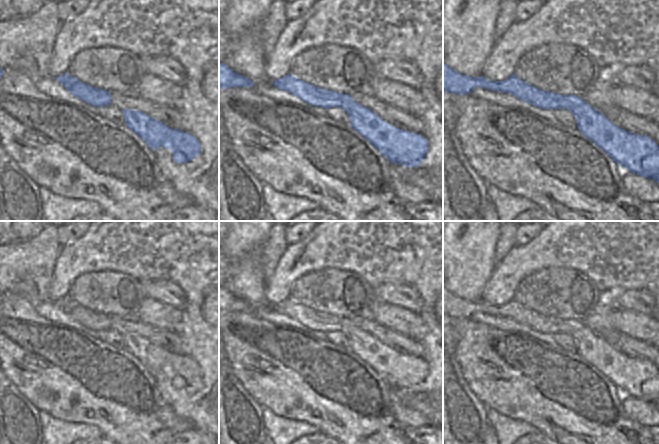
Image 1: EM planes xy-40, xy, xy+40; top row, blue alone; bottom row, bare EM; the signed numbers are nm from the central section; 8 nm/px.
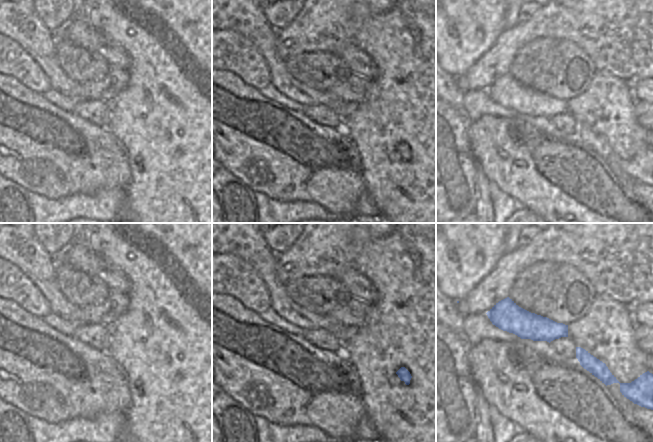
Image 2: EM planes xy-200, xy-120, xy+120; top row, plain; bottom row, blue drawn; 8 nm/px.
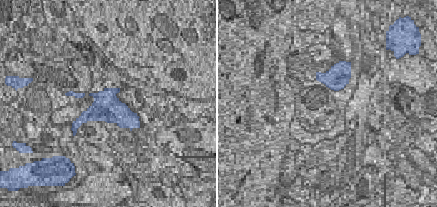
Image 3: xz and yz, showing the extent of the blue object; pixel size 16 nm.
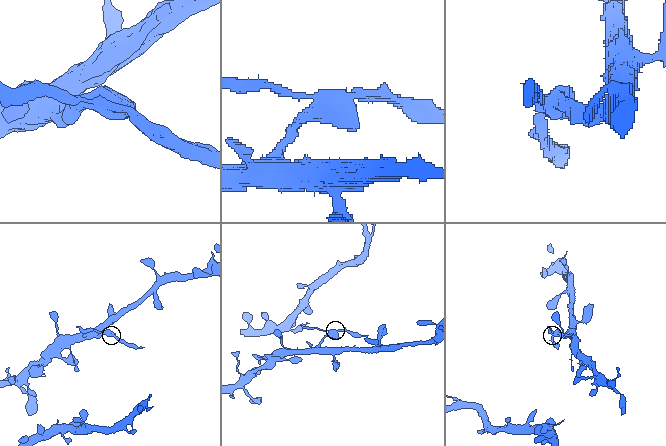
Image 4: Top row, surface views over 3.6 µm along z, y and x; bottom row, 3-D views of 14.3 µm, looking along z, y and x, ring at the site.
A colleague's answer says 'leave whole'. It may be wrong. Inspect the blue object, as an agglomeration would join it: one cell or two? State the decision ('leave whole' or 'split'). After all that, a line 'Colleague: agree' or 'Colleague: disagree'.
split
Colleague: disagree

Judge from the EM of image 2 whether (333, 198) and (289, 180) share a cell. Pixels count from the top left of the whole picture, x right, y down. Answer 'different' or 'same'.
same

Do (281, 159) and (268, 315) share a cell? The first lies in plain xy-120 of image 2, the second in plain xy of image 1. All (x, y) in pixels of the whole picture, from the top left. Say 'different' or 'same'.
different

